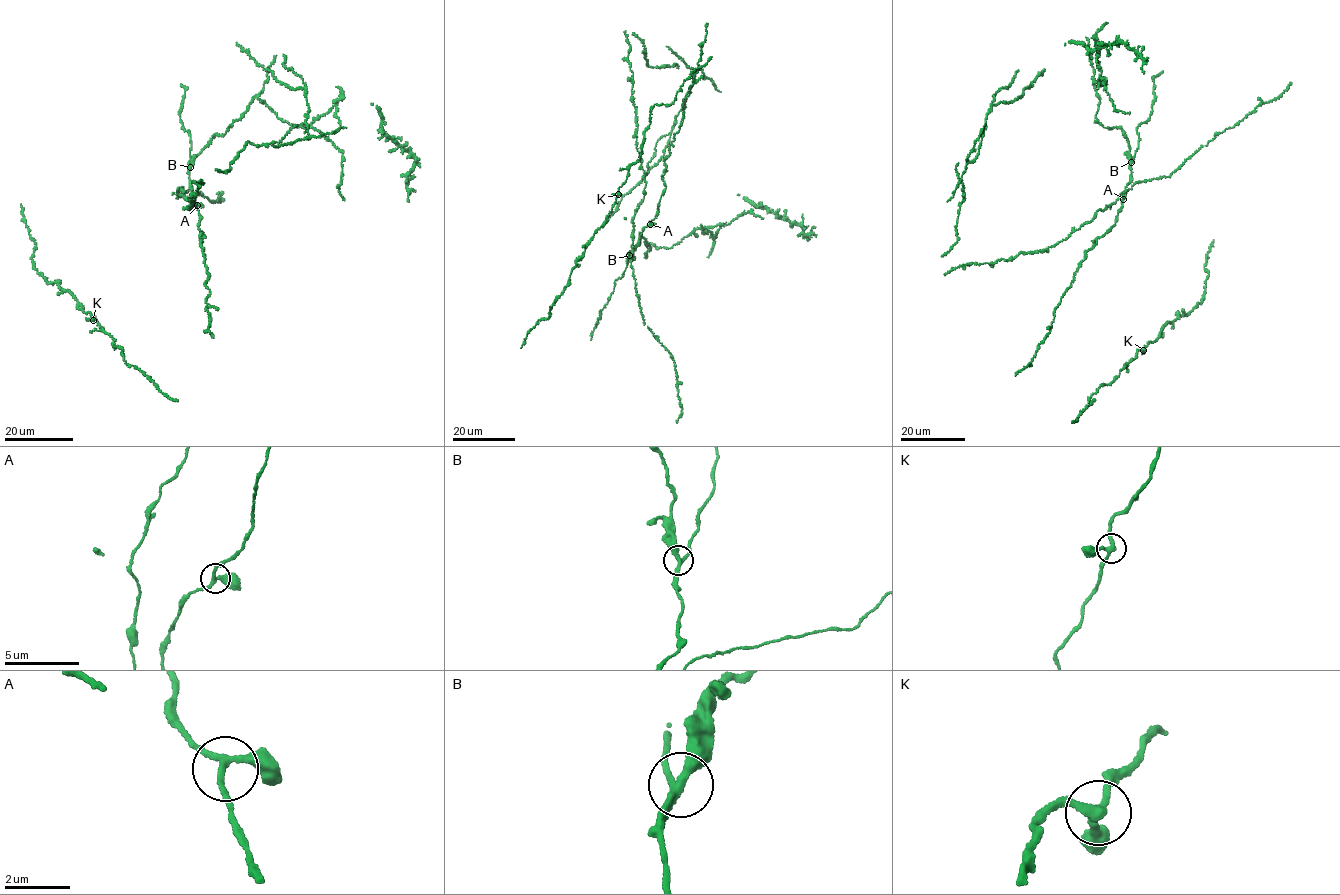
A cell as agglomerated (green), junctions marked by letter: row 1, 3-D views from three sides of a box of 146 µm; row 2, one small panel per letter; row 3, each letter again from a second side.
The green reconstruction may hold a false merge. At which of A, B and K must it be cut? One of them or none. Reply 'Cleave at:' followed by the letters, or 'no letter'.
Cleave at: B

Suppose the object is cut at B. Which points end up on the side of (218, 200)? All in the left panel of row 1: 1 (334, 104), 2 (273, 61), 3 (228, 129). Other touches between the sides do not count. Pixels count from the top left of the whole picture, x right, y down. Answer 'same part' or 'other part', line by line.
1: other part
2: other part
3: other part

